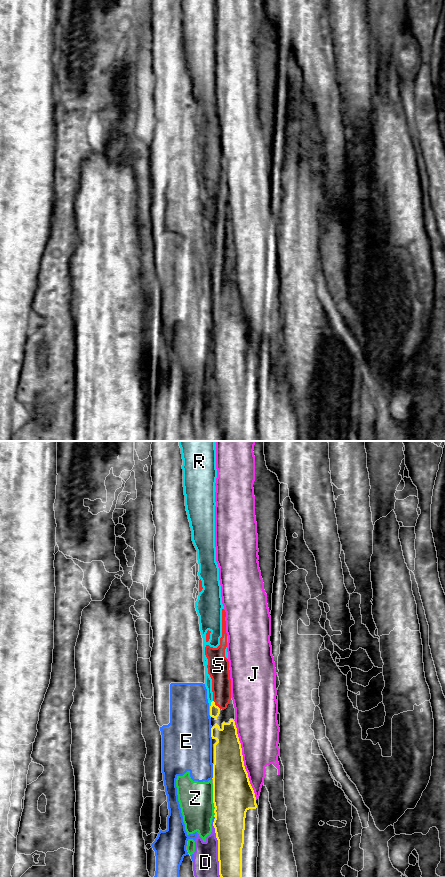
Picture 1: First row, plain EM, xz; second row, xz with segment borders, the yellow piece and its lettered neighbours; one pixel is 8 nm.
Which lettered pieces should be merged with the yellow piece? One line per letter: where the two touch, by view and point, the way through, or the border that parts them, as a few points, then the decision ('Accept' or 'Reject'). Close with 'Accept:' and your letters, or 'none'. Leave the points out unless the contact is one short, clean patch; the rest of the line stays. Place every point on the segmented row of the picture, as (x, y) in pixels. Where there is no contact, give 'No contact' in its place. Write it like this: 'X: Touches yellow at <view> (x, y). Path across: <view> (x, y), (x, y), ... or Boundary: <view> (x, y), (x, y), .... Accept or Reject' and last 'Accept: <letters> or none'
D: Touches yellow at xz (218, 850). Reject
E: Touches yellow at xz (213, 771). Reject
J: Touches yellow at xz (242, 760). Reject
R: Touches yellow at xz (210, 708). Reject
S: Touches yellow at xz (215, 705). Path across: xz (214, 710), (215, 705), (221, 699), (221, 683). Accept
Z: Touches yellow at xz (213, 800). Reject
Accept: S

